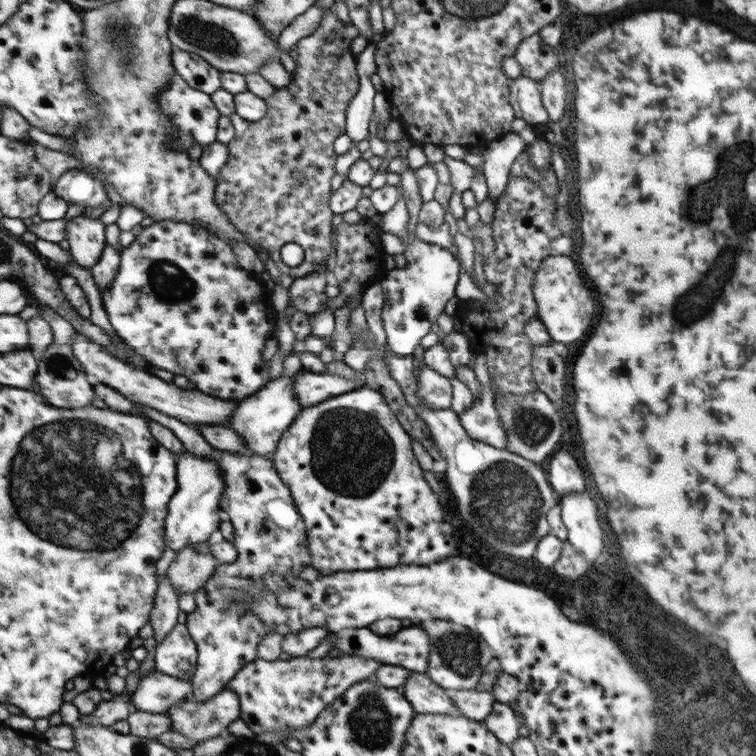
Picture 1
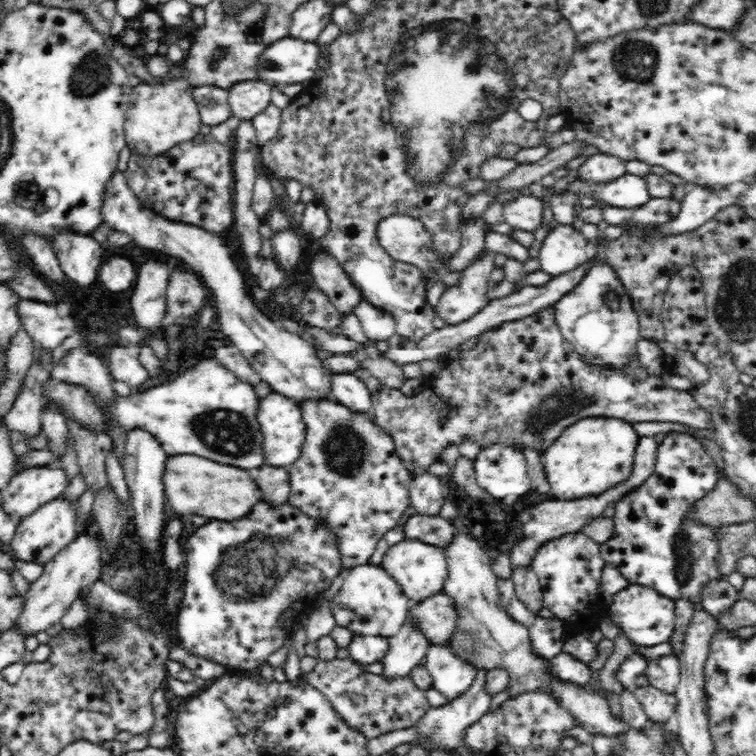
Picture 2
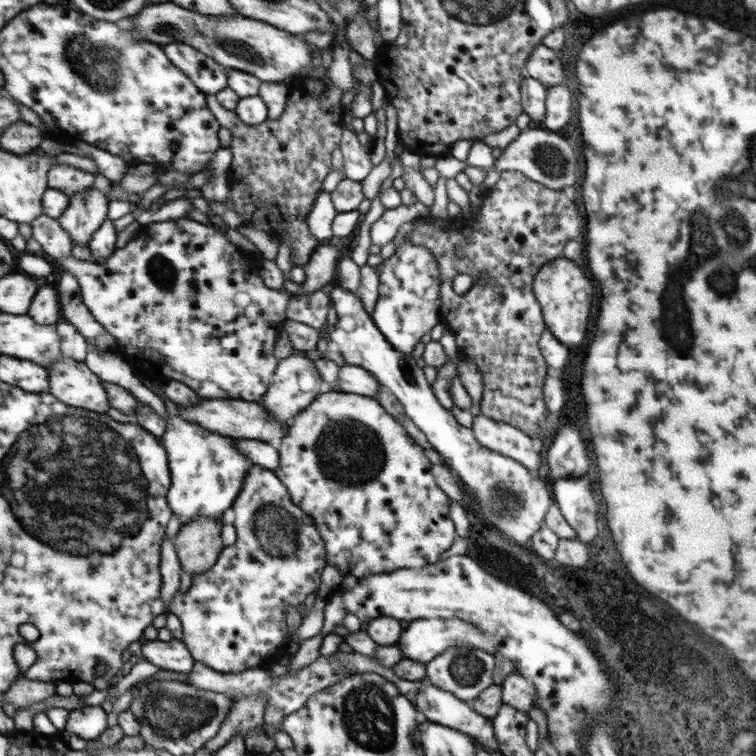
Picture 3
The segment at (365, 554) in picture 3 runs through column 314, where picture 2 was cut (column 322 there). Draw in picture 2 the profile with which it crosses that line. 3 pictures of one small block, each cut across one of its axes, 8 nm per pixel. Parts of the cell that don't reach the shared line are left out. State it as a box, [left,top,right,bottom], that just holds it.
[288,398,412,568]

